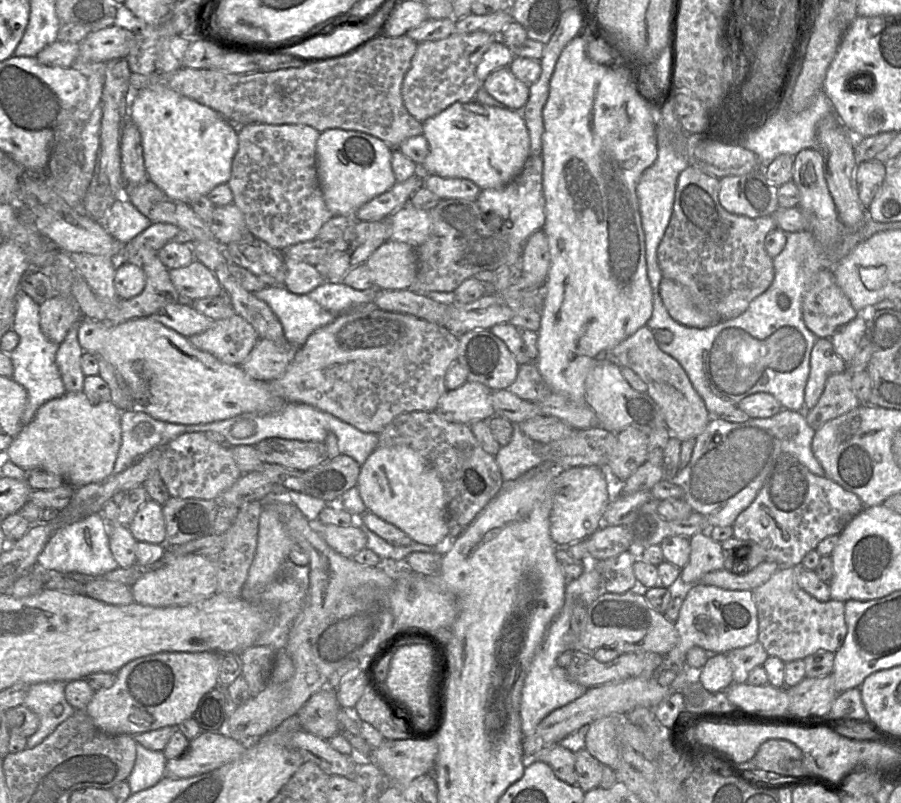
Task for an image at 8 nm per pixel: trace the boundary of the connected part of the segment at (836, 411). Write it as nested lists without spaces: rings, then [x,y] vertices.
[[[846,369],[831,375],[813,408],[805,410],[808,424],[816,431],[827,421],[843,415],[860,405],[852,385],[852,374]]]

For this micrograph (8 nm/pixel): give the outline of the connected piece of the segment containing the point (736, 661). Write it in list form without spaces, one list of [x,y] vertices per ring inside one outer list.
[[[759,641],[731,650],[726,655],[732,666],[733,683],[735,684],[746,683],[750,671],[757,666],[762,666],[769,657]]]

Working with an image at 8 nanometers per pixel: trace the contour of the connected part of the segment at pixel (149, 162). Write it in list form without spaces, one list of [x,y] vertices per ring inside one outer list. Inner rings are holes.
[[[143,87],[131,96],[129,118],[140,132],[148,179],[168,197],[189,204],[229,181],[239,127],[218,112],[169,88]]]

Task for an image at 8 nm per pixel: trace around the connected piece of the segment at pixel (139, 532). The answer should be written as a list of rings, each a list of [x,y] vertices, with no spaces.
[[[148,499],[139,508],[128,528],[138,542],[166,545],[162,505],[154,500]]]

